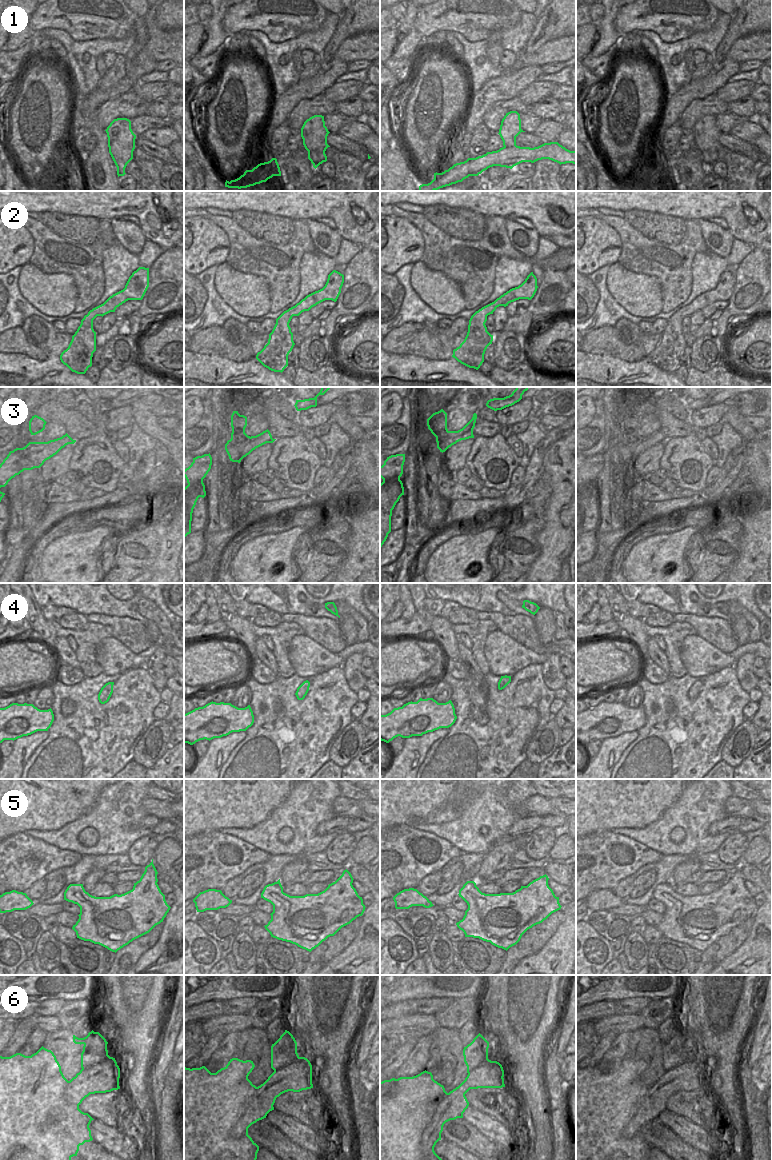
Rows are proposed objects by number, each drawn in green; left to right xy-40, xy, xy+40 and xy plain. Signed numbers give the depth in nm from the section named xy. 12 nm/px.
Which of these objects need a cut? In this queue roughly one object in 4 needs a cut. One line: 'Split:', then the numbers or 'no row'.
Split: 1, 3, 6.

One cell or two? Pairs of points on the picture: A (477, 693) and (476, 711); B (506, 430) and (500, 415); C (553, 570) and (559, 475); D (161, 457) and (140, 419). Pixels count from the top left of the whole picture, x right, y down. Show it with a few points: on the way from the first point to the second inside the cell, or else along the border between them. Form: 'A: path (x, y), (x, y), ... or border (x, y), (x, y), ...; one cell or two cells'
A: path (477, 697), (477, 707); one cell
B: border (511, 425), (504, 424), (500, 426); two cells
C: path (557, 546), (559, 499); one cell
D: border (157, 440), (165, 447), (171, 462); two cells

